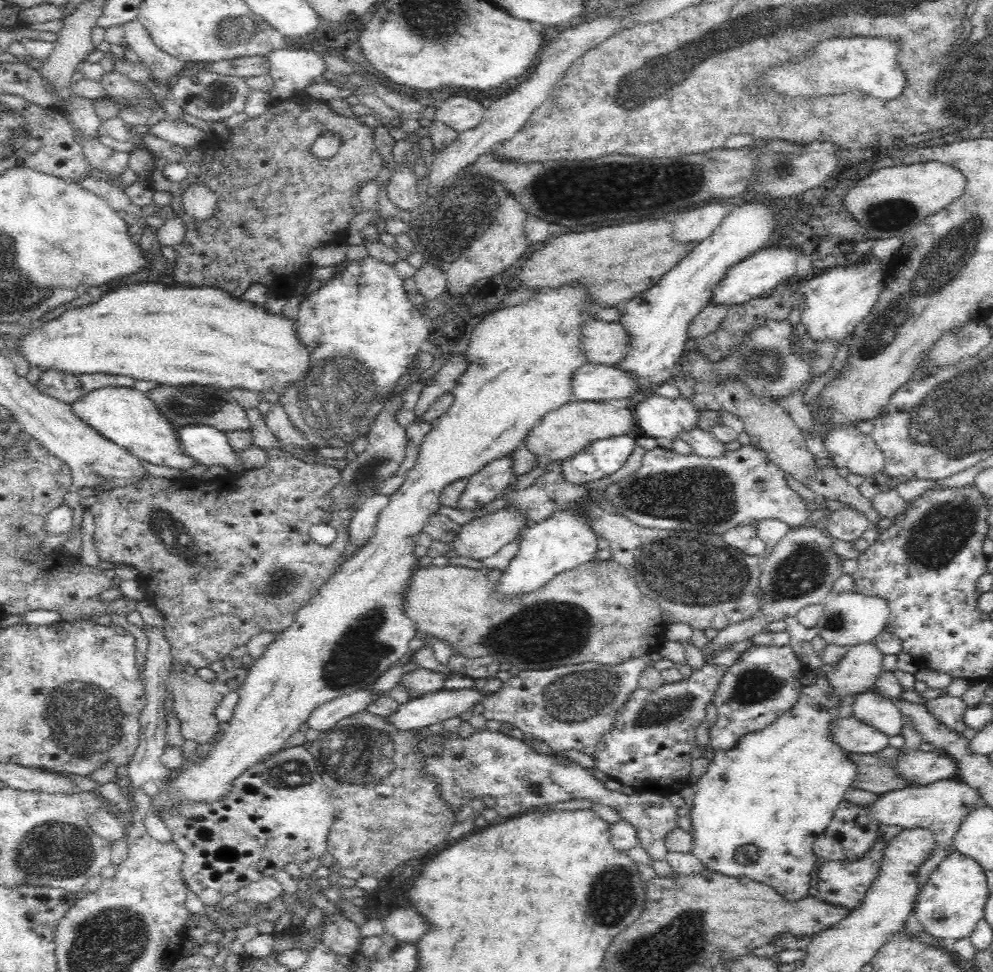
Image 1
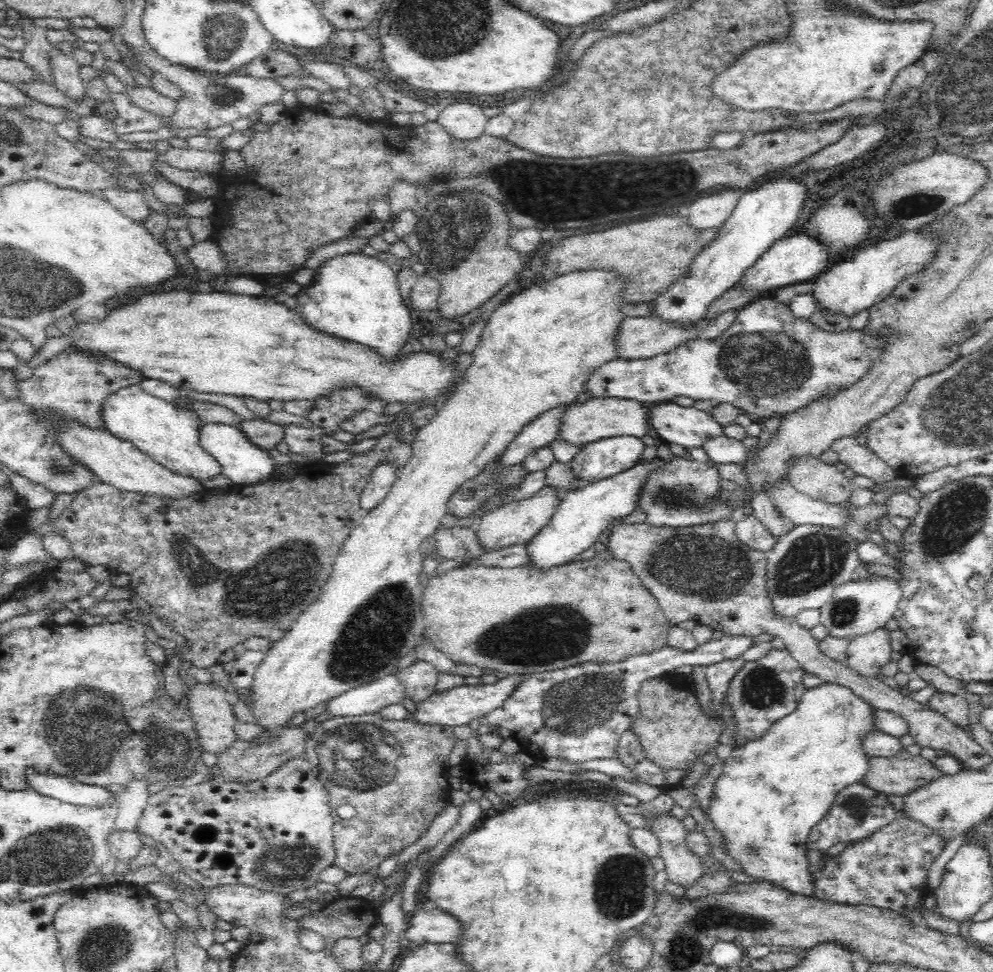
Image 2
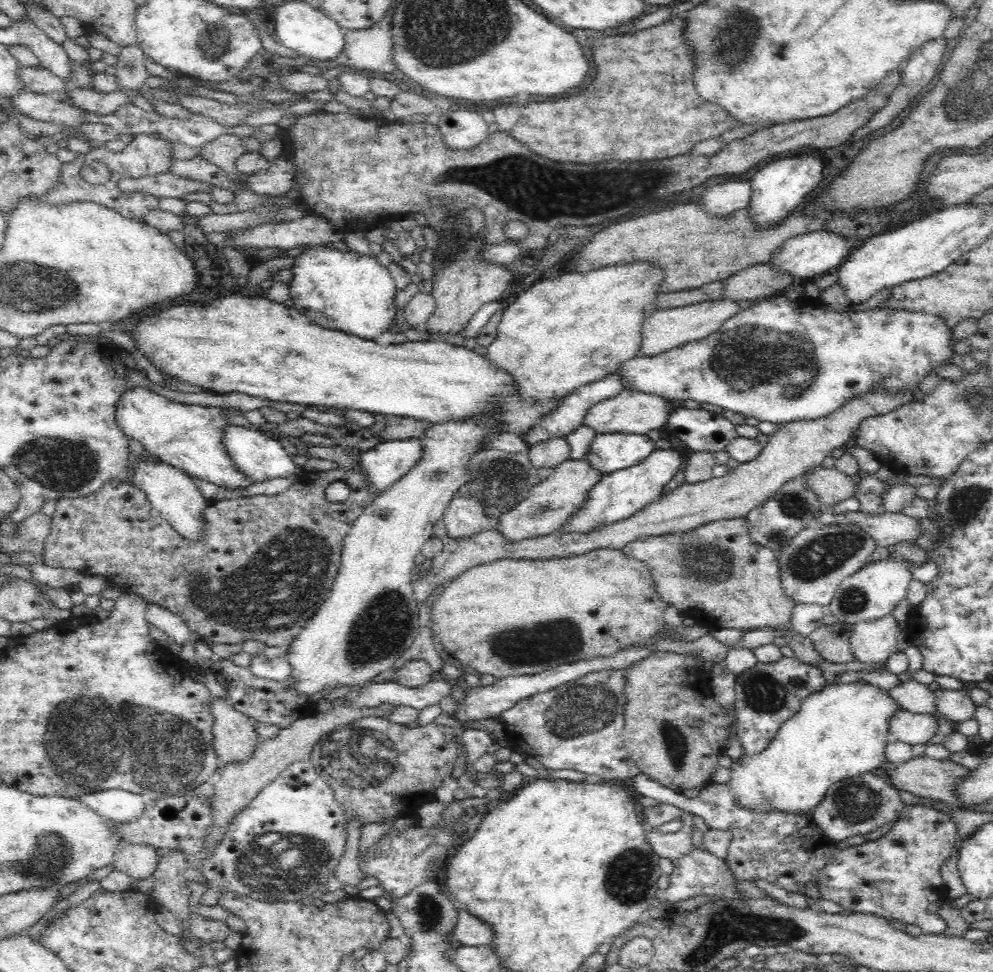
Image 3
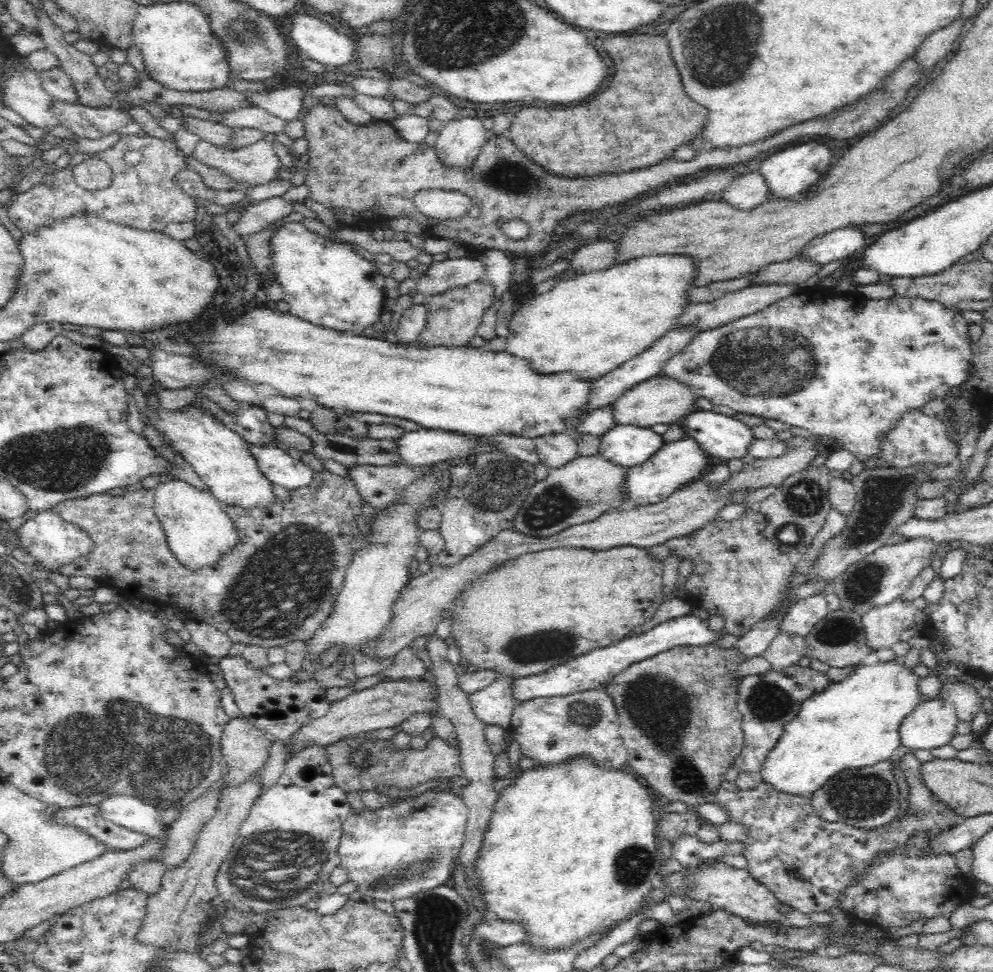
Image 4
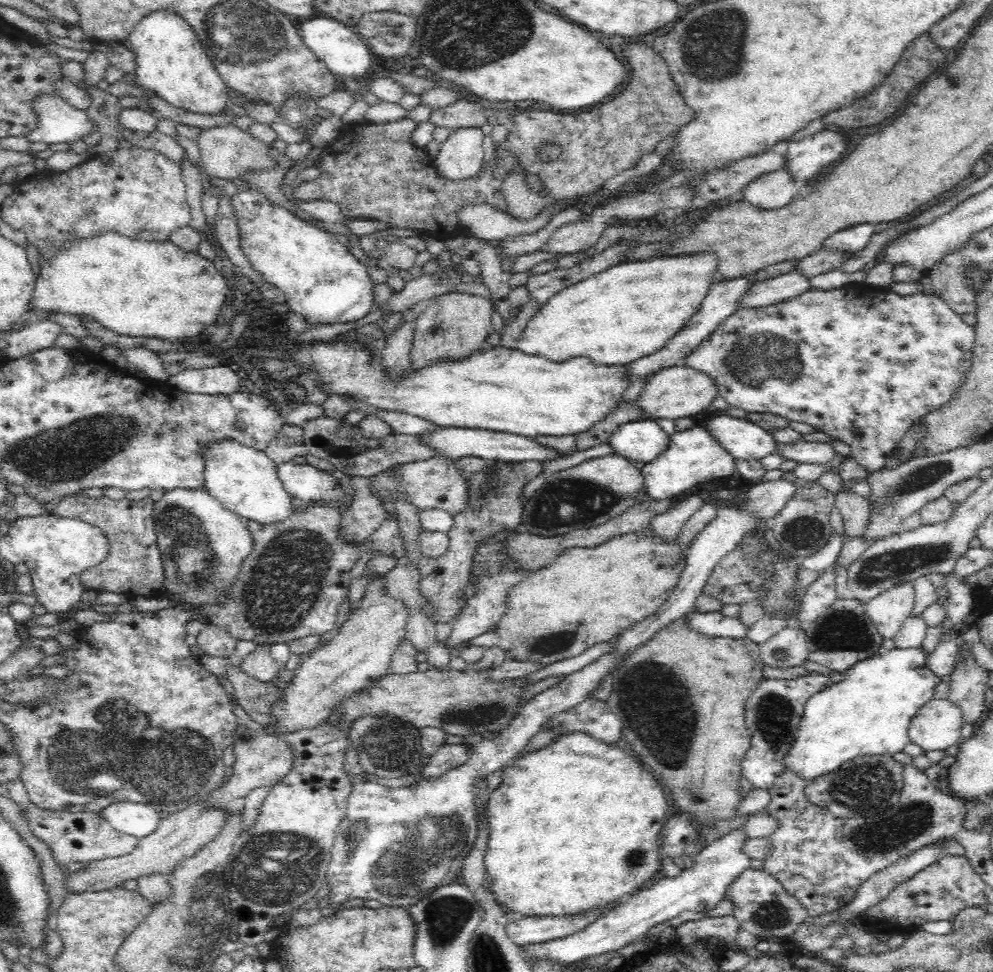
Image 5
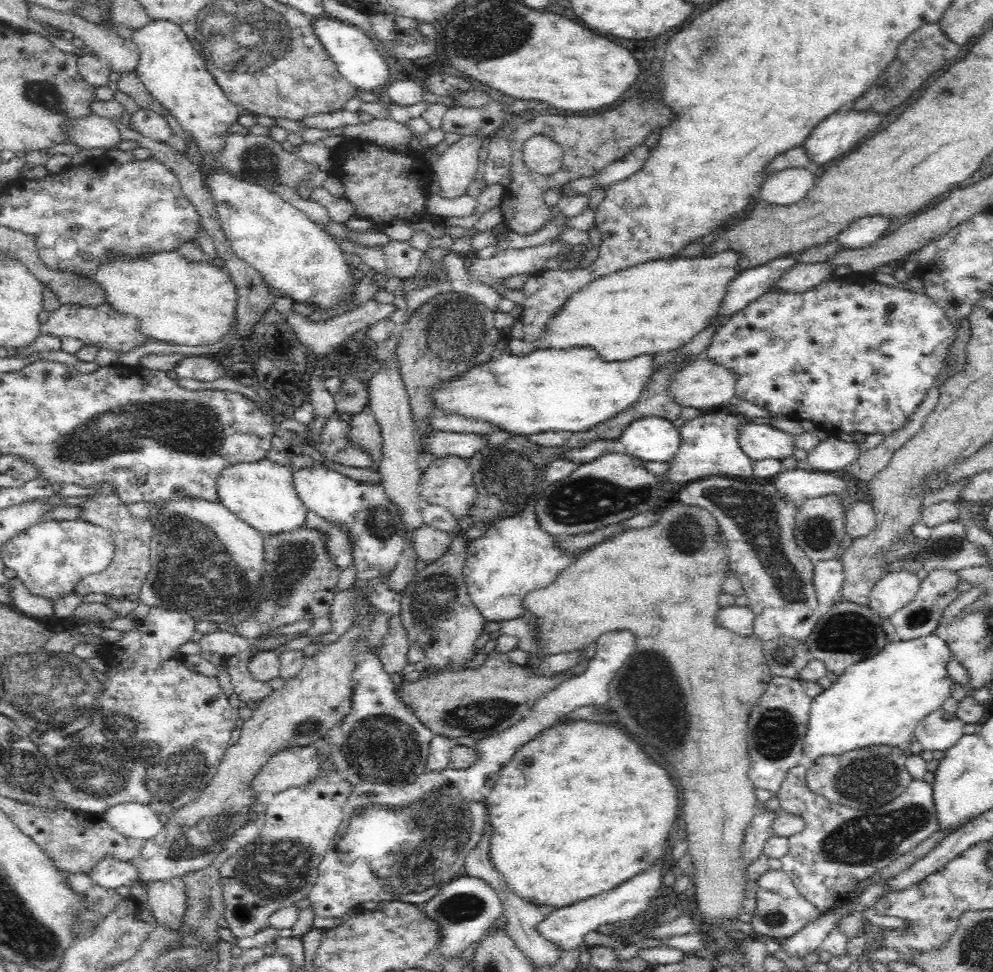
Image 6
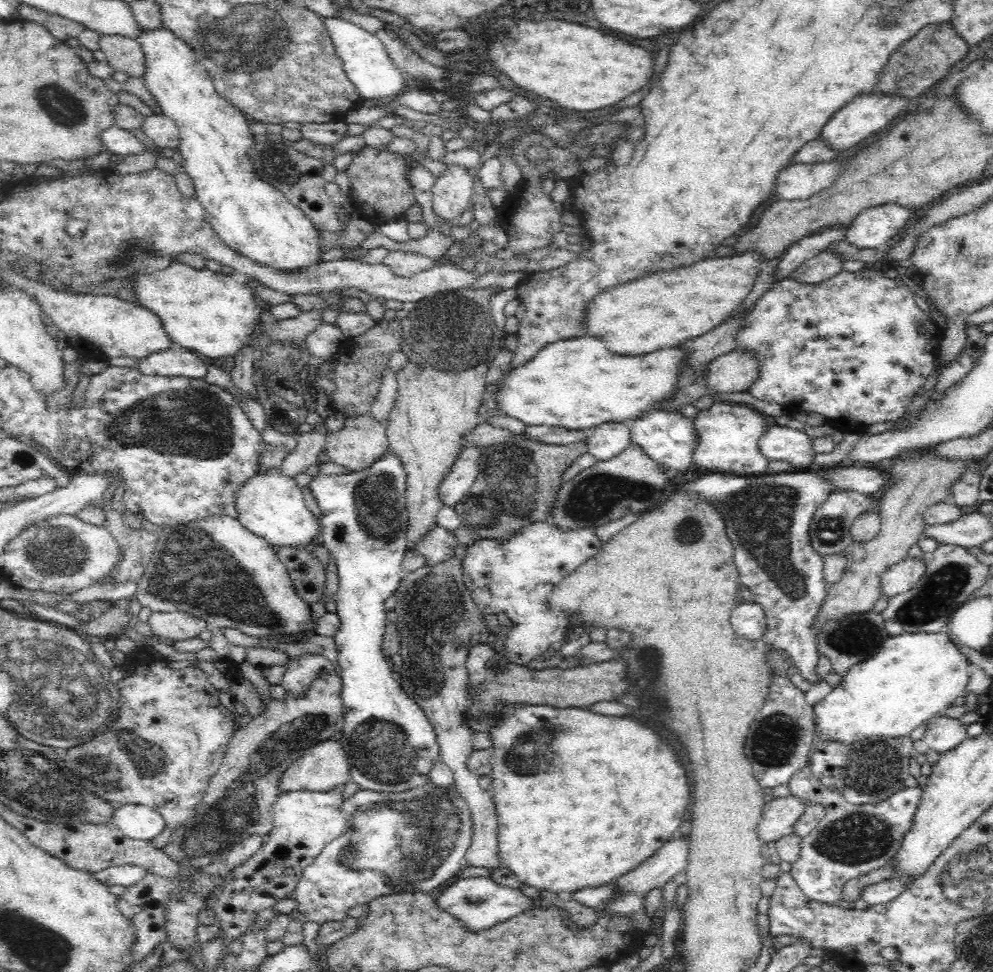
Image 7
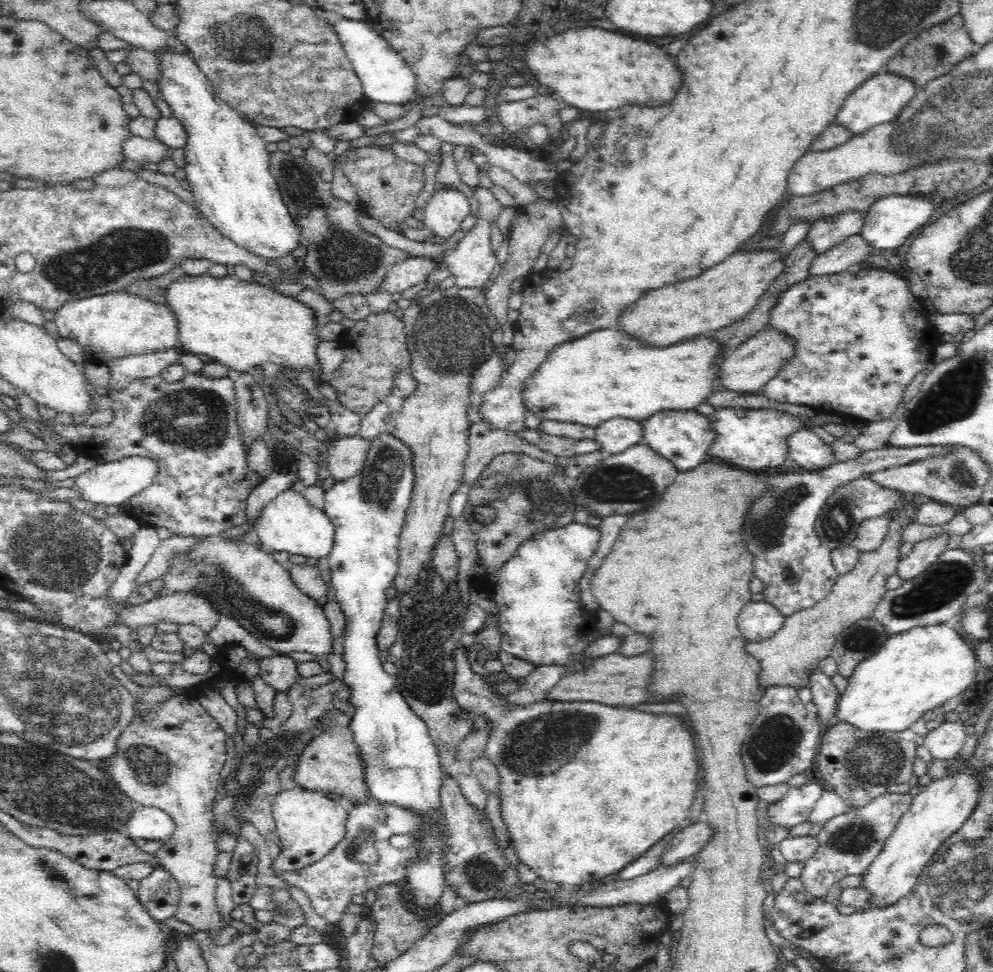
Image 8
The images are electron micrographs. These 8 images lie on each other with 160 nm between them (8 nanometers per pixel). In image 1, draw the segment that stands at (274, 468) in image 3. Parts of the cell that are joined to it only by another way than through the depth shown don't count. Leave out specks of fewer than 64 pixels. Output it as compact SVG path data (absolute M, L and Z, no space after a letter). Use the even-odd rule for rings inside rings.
M206 425L176 428L180 451L203 466L222 466L234 474L242 475L247 469L230 447L226 434Z

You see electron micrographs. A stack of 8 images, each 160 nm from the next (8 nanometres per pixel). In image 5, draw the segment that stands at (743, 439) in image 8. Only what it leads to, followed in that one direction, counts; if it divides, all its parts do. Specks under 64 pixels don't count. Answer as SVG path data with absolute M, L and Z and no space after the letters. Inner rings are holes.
M696 426L670 436L668 448L646 466L642 466L640 475L642 475L644 491L648 494L648 498L660 501L671 499L691 488L694 490L695 486L699 486L698 484L713 478L735 475L736 461L716 445L716 441L702 429L702 426Z

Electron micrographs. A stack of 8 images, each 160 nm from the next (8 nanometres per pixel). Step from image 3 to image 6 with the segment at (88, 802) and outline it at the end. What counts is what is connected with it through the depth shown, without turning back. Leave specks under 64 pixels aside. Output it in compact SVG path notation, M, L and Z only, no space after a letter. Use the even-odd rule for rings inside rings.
M122 803L107 808L99 817L120 834L145 841L160 832L162 824L156 815L149 805Z

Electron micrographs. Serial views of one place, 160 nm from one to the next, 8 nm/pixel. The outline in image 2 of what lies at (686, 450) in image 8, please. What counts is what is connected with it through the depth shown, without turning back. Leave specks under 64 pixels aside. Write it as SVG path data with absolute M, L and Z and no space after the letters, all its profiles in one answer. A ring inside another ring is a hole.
M616 436L581 447L570 468L581 483L617 476L638 464L645 444L634 436Z

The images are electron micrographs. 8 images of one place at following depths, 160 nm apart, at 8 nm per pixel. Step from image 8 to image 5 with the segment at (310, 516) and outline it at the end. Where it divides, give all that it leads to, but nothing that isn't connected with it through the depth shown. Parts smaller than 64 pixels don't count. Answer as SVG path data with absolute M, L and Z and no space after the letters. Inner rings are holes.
M216 439L200 444L200 459L204 463L204 489L224 508L262 524L282 520L293 510L291 497L275 475L276 464L264 451L245 446L234 439Z

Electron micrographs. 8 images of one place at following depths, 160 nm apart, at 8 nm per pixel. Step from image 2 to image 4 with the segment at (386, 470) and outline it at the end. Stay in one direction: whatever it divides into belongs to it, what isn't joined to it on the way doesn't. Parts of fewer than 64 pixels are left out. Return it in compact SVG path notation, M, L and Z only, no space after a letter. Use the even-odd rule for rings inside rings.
M418 429L405 434L396 442L396 457L398 462L394 467L421 468L434 462L450 461L454 458L471 459L484 452L496 452L476 439L468 441L458 436L458 433L439 429Z

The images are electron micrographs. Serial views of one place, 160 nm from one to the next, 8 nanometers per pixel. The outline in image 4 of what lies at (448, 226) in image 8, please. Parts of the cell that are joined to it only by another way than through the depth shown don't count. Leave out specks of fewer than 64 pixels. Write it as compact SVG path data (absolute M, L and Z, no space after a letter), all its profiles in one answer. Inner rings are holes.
M464 114L455 120L445 121L444 128L438 133L435 151L438 158L446 161L446 164L469 167L471 160L479 155L482 145L486 141L486 128L482 125L482 120L478 116L466 116Z

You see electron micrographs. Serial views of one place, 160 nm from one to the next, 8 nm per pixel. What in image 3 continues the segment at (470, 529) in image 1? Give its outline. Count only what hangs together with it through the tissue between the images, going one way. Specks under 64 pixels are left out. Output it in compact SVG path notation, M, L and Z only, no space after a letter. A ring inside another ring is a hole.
M566 460L558 464L546 480L533 486L524 500L497 516L495 532L510 542L522 542L558 532L569 515L582 506L588 490L600 478L602 475L598 475L584 460Z

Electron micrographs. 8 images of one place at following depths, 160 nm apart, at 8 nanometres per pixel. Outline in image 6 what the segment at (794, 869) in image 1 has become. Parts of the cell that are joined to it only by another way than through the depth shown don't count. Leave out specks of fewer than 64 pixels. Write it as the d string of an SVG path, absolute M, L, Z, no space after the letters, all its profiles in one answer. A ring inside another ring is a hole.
M936 632L914 640L888 642L884 650L859 663L852 663L827 690L810 703L809 722L803 738L803 758L808 765L822 756L842 756L870 746L899 748L909 746L915 728L933 710L940 709L951 694L954 682L948 678L945 664L952 658L949 646Z

